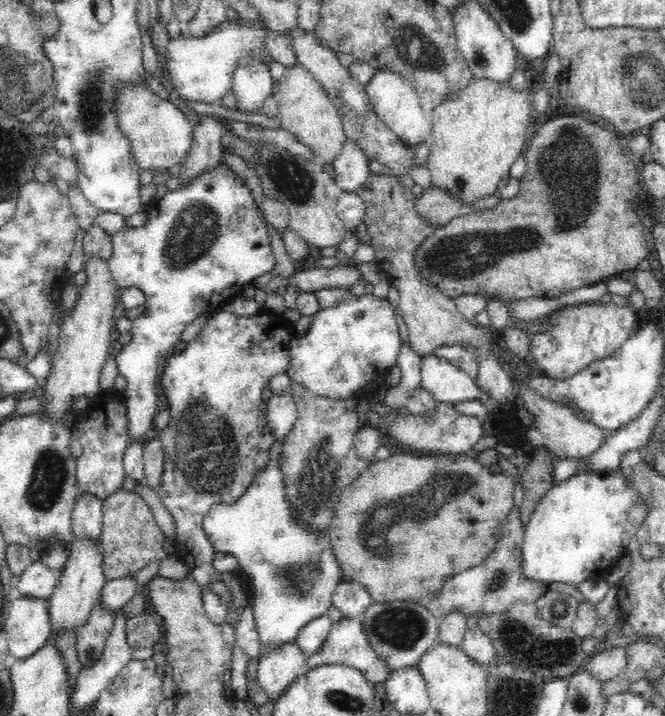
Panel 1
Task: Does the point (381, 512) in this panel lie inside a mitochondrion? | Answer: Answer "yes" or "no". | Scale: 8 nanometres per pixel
yes

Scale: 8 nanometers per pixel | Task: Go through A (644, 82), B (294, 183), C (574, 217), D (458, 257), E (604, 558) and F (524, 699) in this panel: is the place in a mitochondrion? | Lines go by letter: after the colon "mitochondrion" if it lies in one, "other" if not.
A: mitochondrion
B: mitochondrion
C: mitochondrion
D: mitochondrion
E: other
F: other

